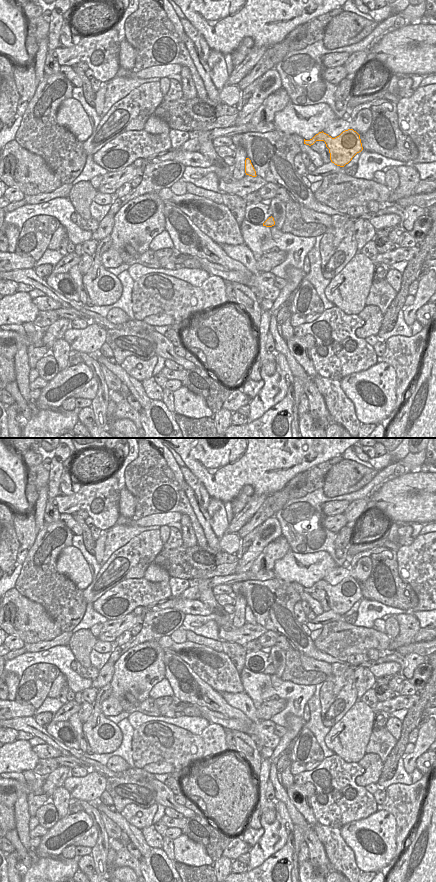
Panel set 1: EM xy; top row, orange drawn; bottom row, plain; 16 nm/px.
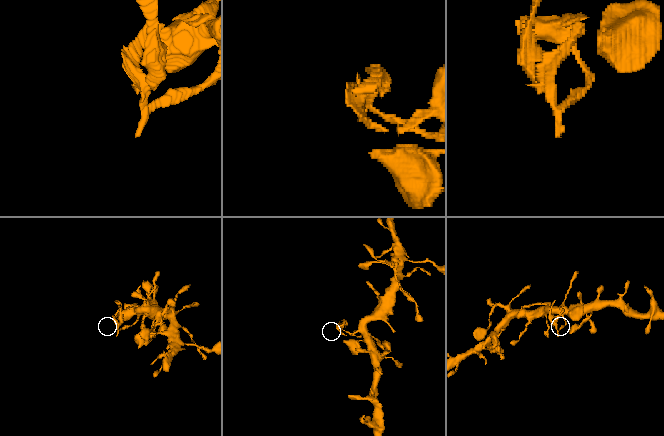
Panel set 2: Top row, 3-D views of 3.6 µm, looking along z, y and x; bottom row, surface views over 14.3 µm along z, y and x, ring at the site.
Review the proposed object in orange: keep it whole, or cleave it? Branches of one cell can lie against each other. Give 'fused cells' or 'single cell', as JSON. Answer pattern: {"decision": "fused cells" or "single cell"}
{"decision": "fused cells"}

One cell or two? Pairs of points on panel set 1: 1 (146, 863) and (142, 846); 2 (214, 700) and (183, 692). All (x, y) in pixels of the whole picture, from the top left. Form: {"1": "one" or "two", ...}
{"1": "two", "2": "one"}

